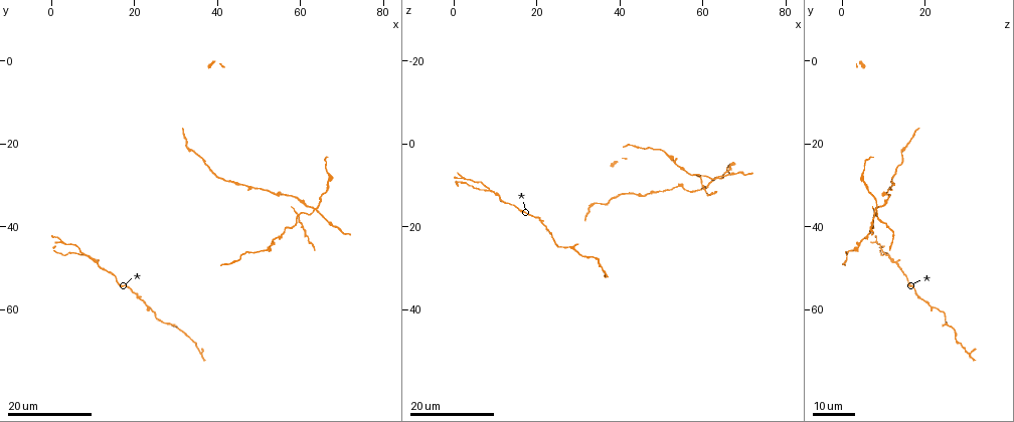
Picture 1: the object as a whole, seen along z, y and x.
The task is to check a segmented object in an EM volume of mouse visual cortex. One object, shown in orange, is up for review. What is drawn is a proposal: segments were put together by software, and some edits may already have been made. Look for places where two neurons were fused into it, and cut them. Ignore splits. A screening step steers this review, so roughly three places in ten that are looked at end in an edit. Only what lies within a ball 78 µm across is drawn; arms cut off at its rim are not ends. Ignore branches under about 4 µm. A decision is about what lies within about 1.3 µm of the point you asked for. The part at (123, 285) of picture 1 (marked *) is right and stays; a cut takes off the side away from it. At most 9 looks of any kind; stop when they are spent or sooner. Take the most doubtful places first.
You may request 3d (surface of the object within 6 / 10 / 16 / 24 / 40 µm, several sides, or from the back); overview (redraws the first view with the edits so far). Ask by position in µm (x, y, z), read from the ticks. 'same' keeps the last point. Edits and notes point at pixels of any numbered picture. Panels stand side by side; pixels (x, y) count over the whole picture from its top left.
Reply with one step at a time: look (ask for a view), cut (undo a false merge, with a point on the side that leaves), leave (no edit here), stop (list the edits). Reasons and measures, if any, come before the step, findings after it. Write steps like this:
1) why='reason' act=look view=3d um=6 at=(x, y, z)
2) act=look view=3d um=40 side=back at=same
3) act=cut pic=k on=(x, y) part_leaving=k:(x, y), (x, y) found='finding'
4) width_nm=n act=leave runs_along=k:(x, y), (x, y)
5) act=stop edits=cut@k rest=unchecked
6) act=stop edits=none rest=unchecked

why='four or more arms meet' act=look view=3d um=24 at=(63.5, 35.5, 8.0)

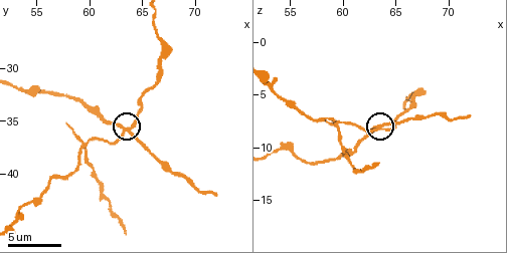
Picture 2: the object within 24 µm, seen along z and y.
act=look view=3d um=10 at=(63.4, 35.8, 8.0)

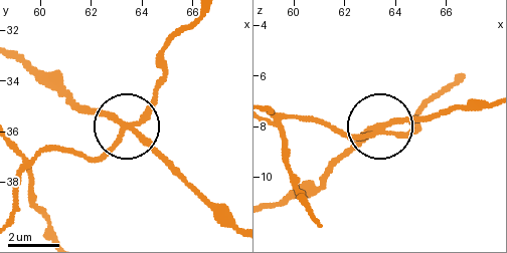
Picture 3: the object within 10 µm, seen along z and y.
why='from behind' act=look view=3d um=10 side=back at=(63.3, 35.8, 8.0)

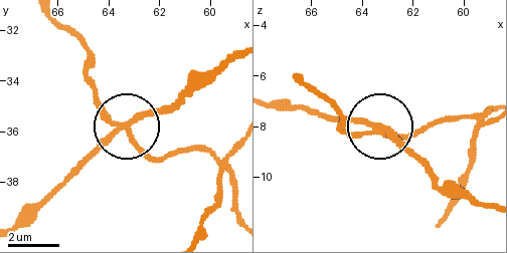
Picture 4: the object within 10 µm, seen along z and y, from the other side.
width_nm=220 act=cut pic=4 on=(94, 102) part_leaving=4:(127, 130), (157, 158), (209, 153), (235, 205) found='a second neuron is stuck on'

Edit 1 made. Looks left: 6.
why='redraw' act=look view=overview

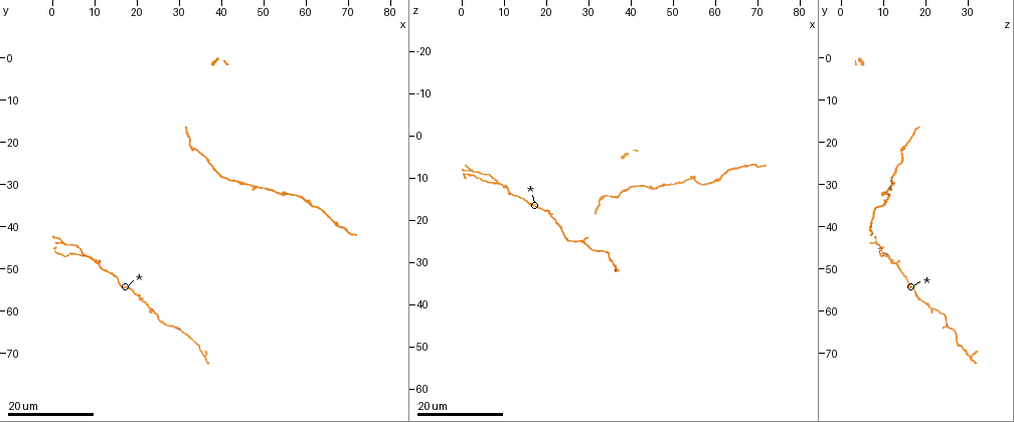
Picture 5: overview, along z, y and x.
why='three-way junction' act=look view=3d um=24 at=(8.5, 46.5, 11.5)

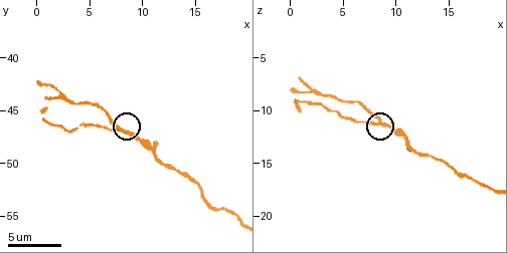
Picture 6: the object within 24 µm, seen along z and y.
act=look view=3d um=6 at=(8.4, 47.0, 10.8)

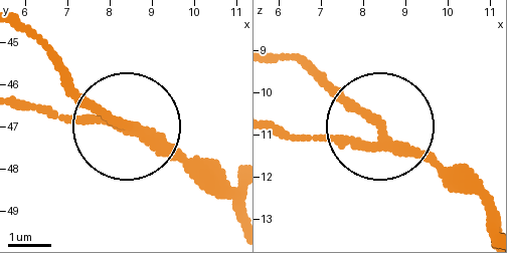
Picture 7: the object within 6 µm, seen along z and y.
arms=3 act=leave found='one neuron here'

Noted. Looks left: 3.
why='three arms meet' act=look view=3d um=16 at=(24.0, 59.0, 22.5)

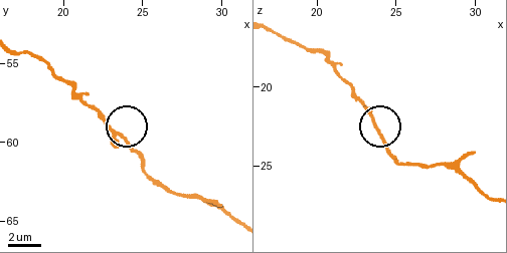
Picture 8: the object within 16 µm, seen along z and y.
act=look view=3d um=6 at=(23.3, 59.4, 21.8)

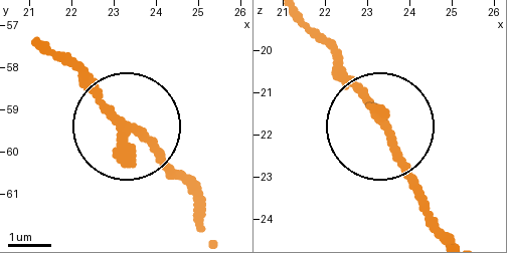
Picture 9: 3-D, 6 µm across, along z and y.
width_nm=200 act=leave found='continuous, no second neuron'

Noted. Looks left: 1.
act=stop edits=cut@4 rest=unchecked

